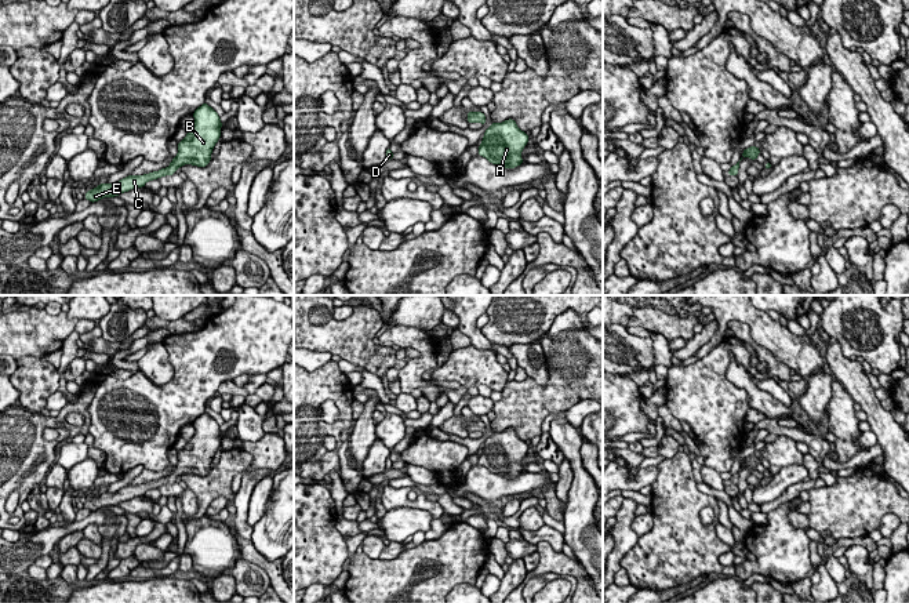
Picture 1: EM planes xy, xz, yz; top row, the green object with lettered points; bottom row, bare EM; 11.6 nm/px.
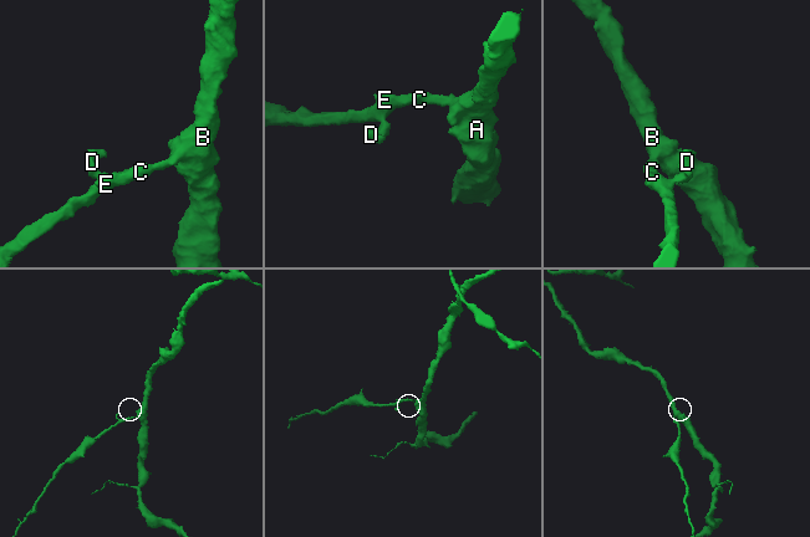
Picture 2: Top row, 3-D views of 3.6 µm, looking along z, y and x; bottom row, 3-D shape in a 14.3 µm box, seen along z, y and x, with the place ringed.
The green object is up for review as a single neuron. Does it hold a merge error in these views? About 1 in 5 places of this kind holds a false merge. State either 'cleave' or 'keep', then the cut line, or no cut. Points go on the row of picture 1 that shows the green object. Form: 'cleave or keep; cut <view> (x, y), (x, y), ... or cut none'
keep; cut none

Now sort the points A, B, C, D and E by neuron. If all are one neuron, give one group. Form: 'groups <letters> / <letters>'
groups A B C D E

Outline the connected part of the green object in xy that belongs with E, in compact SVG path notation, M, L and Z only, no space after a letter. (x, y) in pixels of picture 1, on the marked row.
M206 102L199 106L192 116L194 117L194 126L188 131L186 137L178 142L178 153L168 167L143 175L128 175L116 184L101 184L92 190L87 190L84 199L95 203L102 197L114 197L131 189L143 188L148 181L172 175L185 164L207 167L212 149L221 138L221 117Z

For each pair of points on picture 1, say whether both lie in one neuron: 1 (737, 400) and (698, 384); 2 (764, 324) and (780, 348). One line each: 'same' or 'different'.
1: same
2: same

